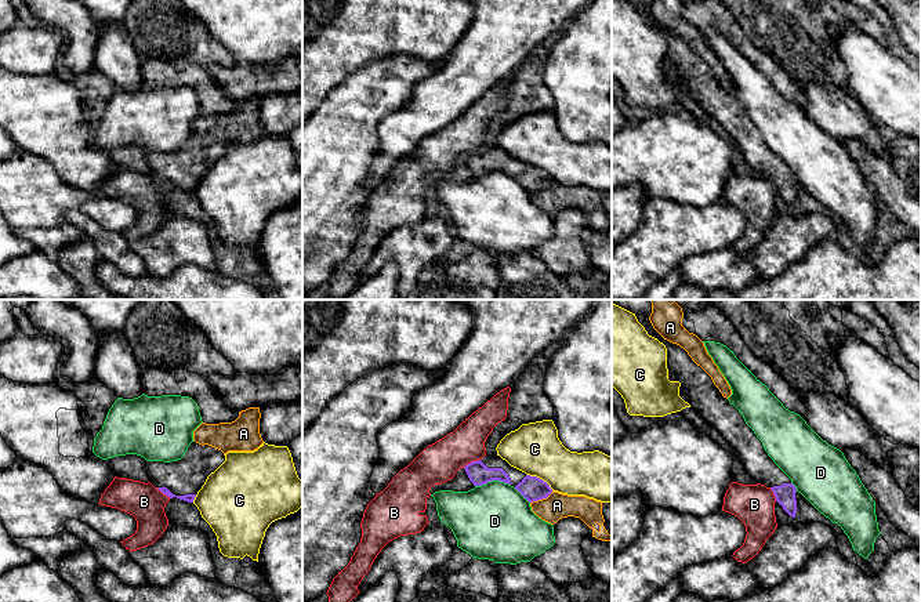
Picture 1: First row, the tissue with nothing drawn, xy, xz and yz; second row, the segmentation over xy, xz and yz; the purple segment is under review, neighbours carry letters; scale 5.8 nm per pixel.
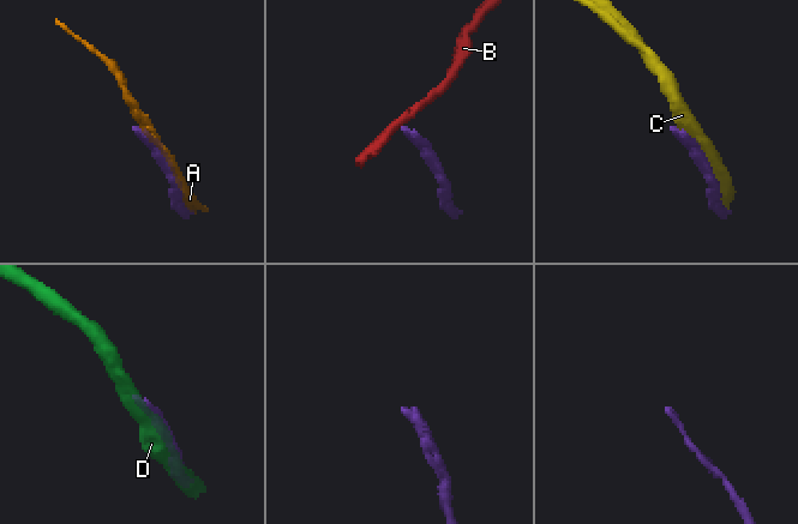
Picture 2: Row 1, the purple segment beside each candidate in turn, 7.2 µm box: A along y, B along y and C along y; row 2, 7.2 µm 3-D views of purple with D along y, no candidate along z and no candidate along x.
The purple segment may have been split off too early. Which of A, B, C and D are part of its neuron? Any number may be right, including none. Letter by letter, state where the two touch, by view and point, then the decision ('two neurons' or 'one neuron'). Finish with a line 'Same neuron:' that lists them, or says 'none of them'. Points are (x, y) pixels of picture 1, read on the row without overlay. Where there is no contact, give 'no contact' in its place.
A: contact xz (541, 189); two neurons
B: contact xz (471, 153); two neurons
C: contact xz (539, 169); two neurons
D: contact xz (492, 170); two neurons
Same neuron: none of them

